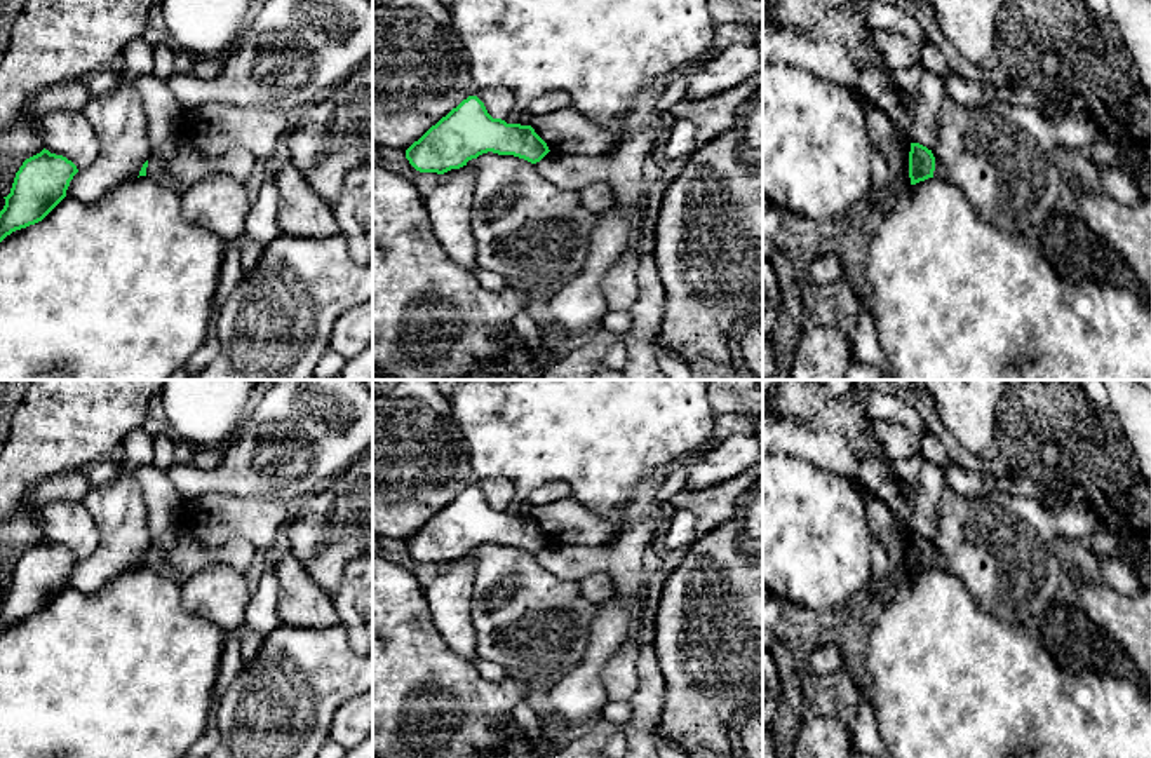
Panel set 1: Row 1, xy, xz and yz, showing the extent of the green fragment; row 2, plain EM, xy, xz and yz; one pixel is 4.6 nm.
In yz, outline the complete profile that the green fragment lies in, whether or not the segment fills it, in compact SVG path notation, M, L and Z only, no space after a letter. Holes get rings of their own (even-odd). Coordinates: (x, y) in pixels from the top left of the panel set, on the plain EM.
M911 533L909 542L909 568L911 575L933 568L935 547L932 540L919 533Z

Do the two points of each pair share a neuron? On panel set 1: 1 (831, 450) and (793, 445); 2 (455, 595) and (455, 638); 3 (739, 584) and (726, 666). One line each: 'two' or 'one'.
1: one
2: one
3: one

